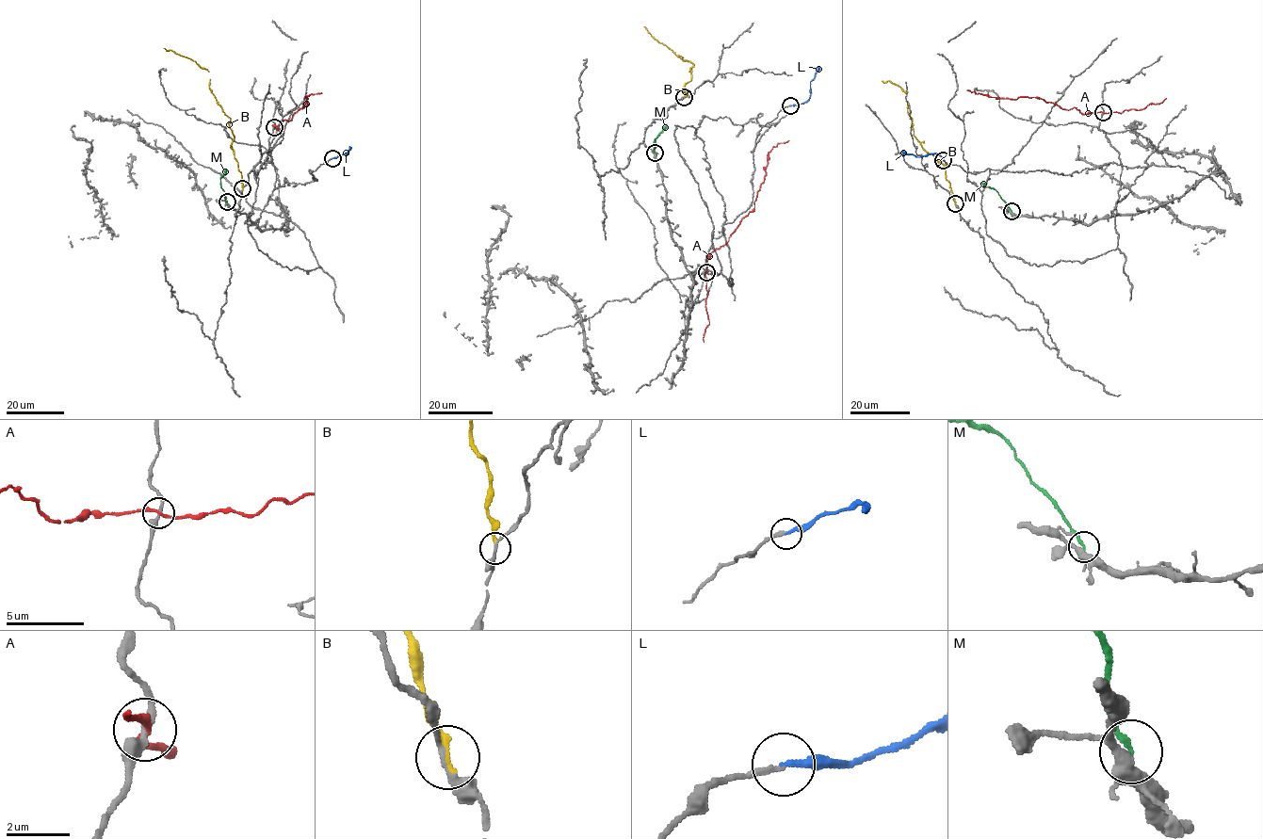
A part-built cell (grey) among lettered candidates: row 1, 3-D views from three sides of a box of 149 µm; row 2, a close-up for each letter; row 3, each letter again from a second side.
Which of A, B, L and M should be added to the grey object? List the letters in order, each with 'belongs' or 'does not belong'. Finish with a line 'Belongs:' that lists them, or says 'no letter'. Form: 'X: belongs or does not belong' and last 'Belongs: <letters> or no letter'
A: does not belong
B: does not belong
L: belongs
M: does not belong
Belongs: L

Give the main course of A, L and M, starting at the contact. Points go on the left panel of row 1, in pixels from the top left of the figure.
A: (274, 127), (272, 124), (276, 126), (285, 120), (290, 121), (294, 112), (308, 104), (306, 97), (321, 92)
L: (332, 158), (348, 153), (349, 146)
M: (227, 201), (220, 179), (226, 169)

